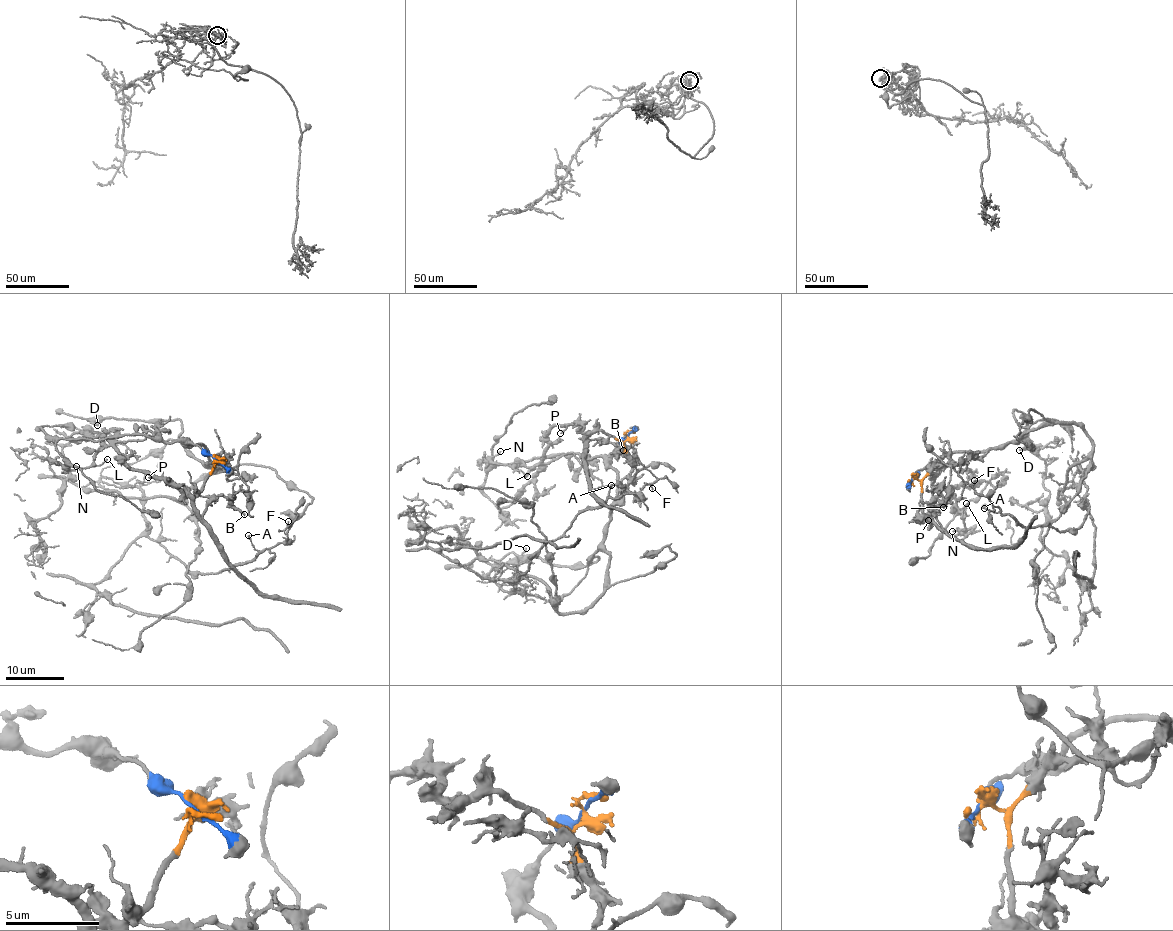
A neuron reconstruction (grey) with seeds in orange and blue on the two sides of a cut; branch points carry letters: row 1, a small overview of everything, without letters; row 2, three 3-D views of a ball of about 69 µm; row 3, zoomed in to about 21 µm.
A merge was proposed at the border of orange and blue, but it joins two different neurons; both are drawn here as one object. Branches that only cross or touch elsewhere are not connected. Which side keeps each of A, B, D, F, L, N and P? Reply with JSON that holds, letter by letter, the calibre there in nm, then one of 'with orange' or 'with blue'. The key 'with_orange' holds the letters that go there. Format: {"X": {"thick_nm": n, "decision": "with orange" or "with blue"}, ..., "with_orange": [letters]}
{"A": {"thick_nm": 130, "decision": "with blue"}, "B": {"thick_nm": 200, "decision": "with orange"}, "D": {"thick_nm": 140, "decision": "with blue"}, "F": {"thick_nm": 100, "decision": "with blue"}, "L": {"thick_nm": 140, "decision": "with orange"}, "N": {"thick_nm": 120, "decision": "with orange"}, "P": {"thick_nm": 150, "decision": "with orange"}, "with_orange": ["B", "L", "N", "P"]}

